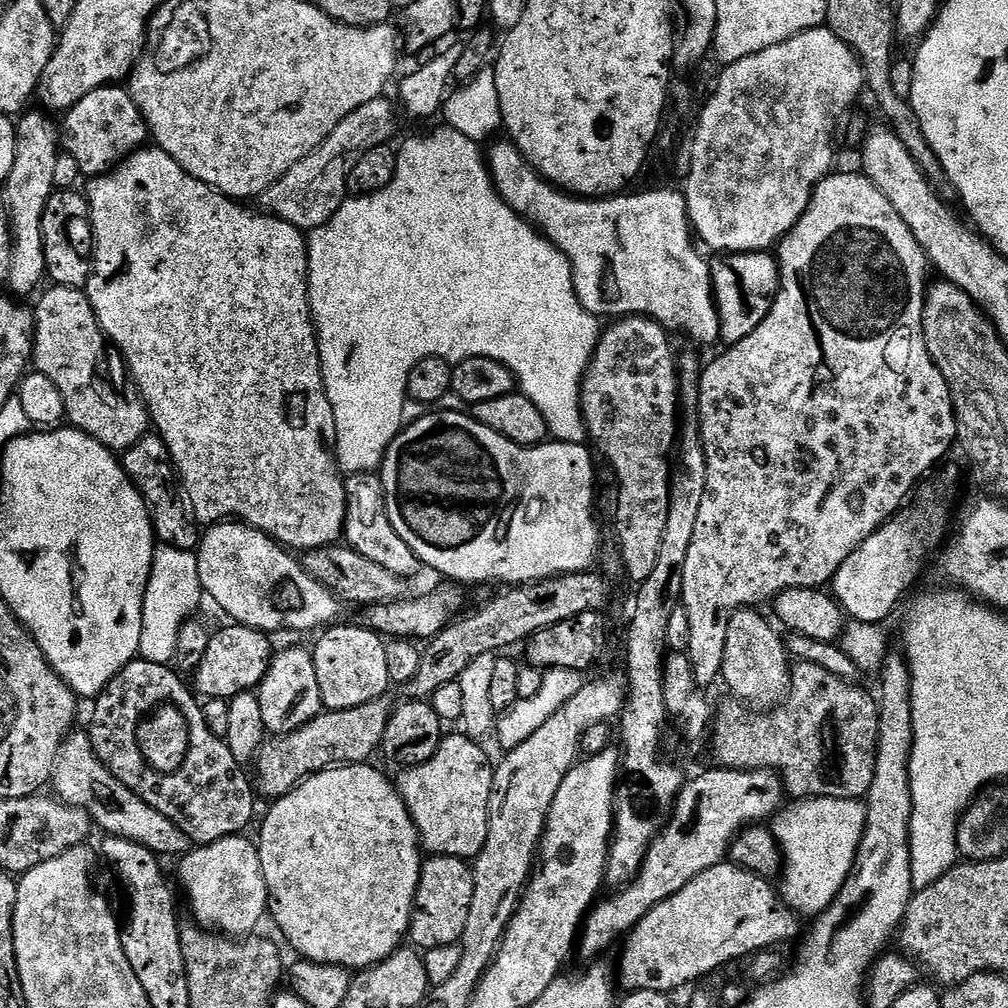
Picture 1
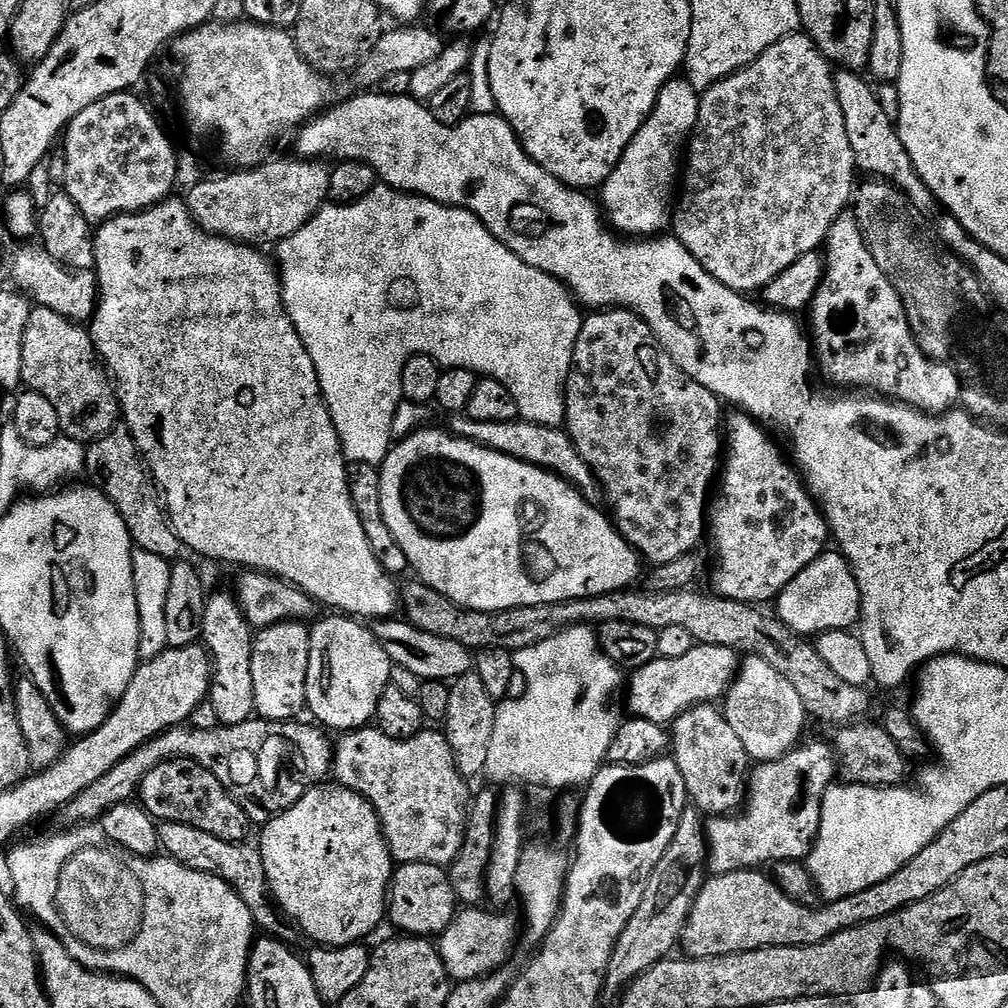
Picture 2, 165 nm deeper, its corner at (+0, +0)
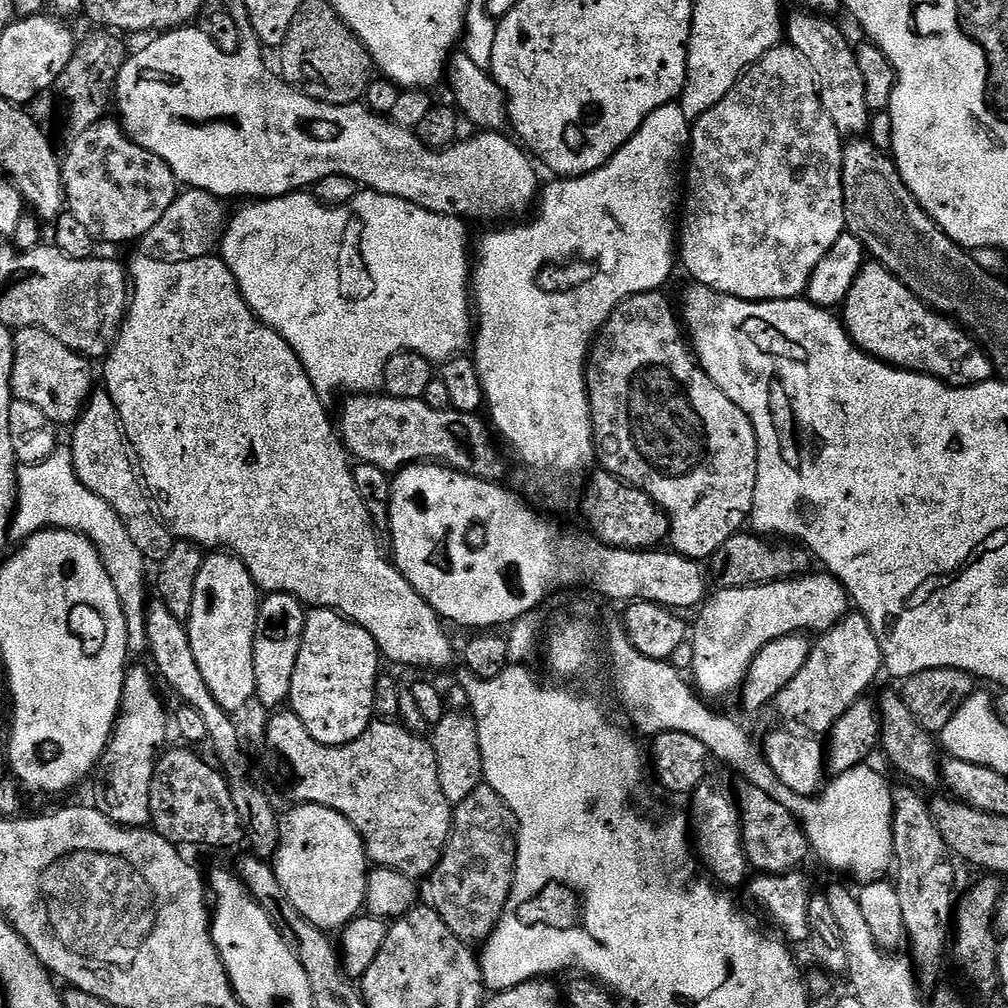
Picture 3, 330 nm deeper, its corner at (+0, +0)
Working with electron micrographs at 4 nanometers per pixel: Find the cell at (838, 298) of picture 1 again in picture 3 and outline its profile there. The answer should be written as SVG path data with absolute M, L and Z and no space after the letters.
M866 262L862 266L862 270L858 274L858 278L854 278L854 286L850 286L850 294L844 299L842 305L842 319L848 332L851 333L852 339L864 349L865 352L875 356L879 360L883 360L886 364L894 364L902 368L909 369L914 372L926 372L933 376L939 376L945 382L955 382L957 385L980 384L984 380L993 379L994 365L991 355L982 347L981 341L977 339L971 331L965 330L955 319L940 318L944 320L936 320L937 313L899 275L892 272L886 265L879 262Z

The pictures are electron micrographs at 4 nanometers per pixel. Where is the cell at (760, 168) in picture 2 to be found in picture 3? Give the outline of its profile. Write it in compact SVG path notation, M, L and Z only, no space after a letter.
M787 42L781 43L775 48L771 48L758 63L753 64L752 67L741 76L740 81L730 90L730 94L726 94L726 98L722 98L722 102L718 102L718 106L710 106L710 110L706 110L706 114L699 116L692 124L690 155L686 160L686 195L682 200L682 264L683 267L684 264L688 267L688 272L692 275L691 279L697 284L705 284L708 288L713 288L716 292L725 292L728 296L737 296L743 300L795 300L803 297L805 293L807 293L808 283L814 274L814 270L818 266L818 262L822 262L822 258L826 258L830 246L834 246L834 242L838 242L838 238L845 235L846 232L846 203L843 190L843 154L845 143L845 137L834 126L830 114L826 114L826 110L822 106L820 86L816 83L816 75L808 59L806 59L797 48L793 48L792 45Z

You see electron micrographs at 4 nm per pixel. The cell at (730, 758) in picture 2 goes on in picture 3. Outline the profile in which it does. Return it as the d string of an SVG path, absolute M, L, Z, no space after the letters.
M747 783L738 788L738 807L740 825L744 831L744 849L748 863L760 874L783 874L799 869L800 863L810 856L808 833L804 831L801 821L779 802L774 802L763 790Z

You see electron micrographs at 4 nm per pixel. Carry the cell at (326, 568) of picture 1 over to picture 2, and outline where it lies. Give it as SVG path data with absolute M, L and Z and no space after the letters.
M412 578L402 588L402 612L408 623L430 634L454 639L471 650L481 648L506 648L509 650L534 646L544 642L552 635L571 625L595 622L605 624L607 620L634 622L657 630L666 626L682 626L690 630L701 644L721 644L737 650L745 648L745 653L761 656L770 666L774 666L798 690L804 699L805 707L813 717L836 722L838 726L848 726L859 721L872 708L872 700L867 691L857 685L844 682L822 660L815 643L795 632L780 621L779 615L763 612L760 606L744 604L741 600L727 600L711 591L696 592L695 587L665 592L647 590L625 590L601 596L591 596L581 600L567 600L538 606L522 606L501 612L479 612L462 608L450 598L446 598L430 585Z

